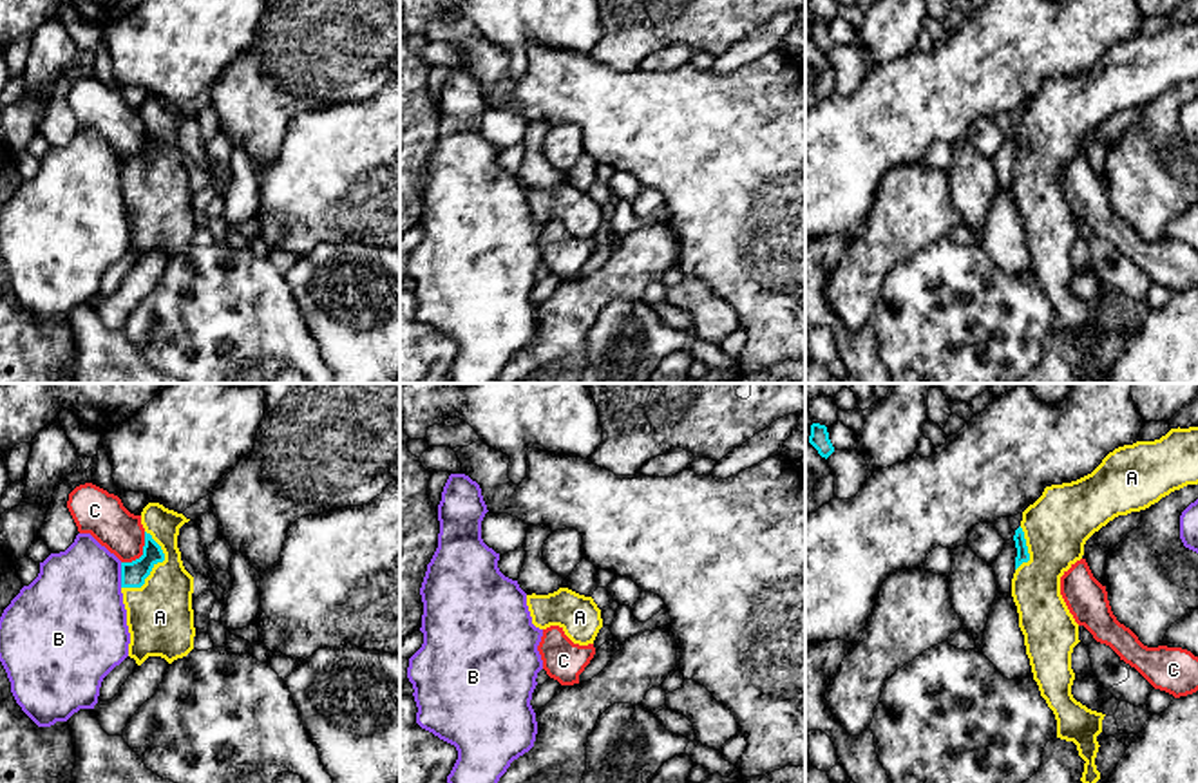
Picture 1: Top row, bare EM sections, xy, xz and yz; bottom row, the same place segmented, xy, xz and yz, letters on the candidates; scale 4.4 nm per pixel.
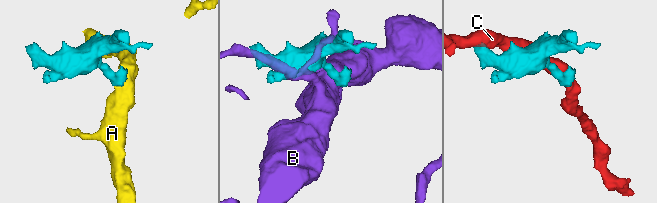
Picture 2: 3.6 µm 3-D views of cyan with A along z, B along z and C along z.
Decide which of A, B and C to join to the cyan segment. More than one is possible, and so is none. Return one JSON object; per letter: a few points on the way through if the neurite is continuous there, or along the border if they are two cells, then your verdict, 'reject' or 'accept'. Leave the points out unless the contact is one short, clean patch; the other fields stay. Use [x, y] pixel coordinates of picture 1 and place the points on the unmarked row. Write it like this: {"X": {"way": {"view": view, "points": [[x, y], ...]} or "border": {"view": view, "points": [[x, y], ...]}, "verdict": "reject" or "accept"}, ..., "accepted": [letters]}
{"A": {"way": {"view": "xy", "points": [[133, 169], [145, 169], [152, 161], [160, 212]]}, "verdict": "accept"}, "B": {"verdict": "reject"}, "C": {"verdict": "reject"}, "accepted": ["A"]}

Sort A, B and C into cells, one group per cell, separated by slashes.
A / B / C

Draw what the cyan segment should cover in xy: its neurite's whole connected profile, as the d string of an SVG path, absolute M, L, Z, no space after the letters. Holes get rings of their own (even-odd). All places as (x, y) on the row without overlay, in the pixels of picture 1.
M148 98L141 107L143 150L121 157L121 188L130 228L128 251L141 260L148 251L168 259L194 244L194 172L177 143L183 108Z

